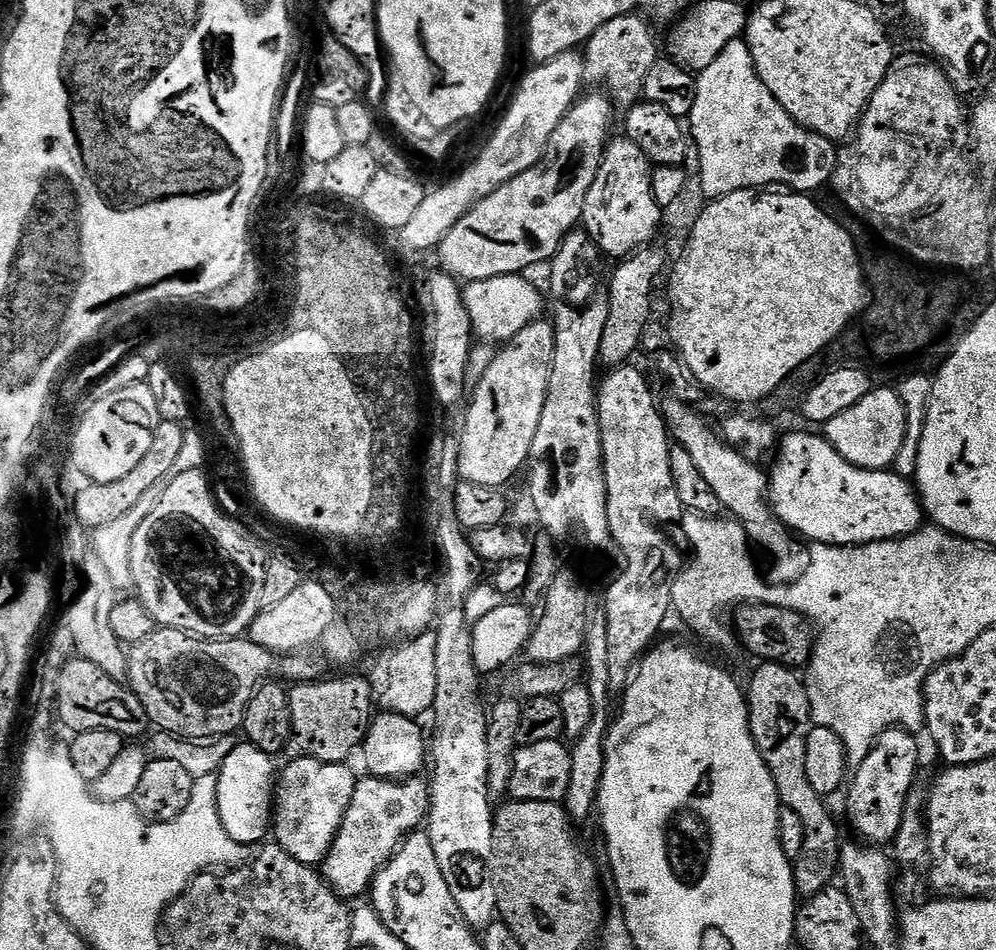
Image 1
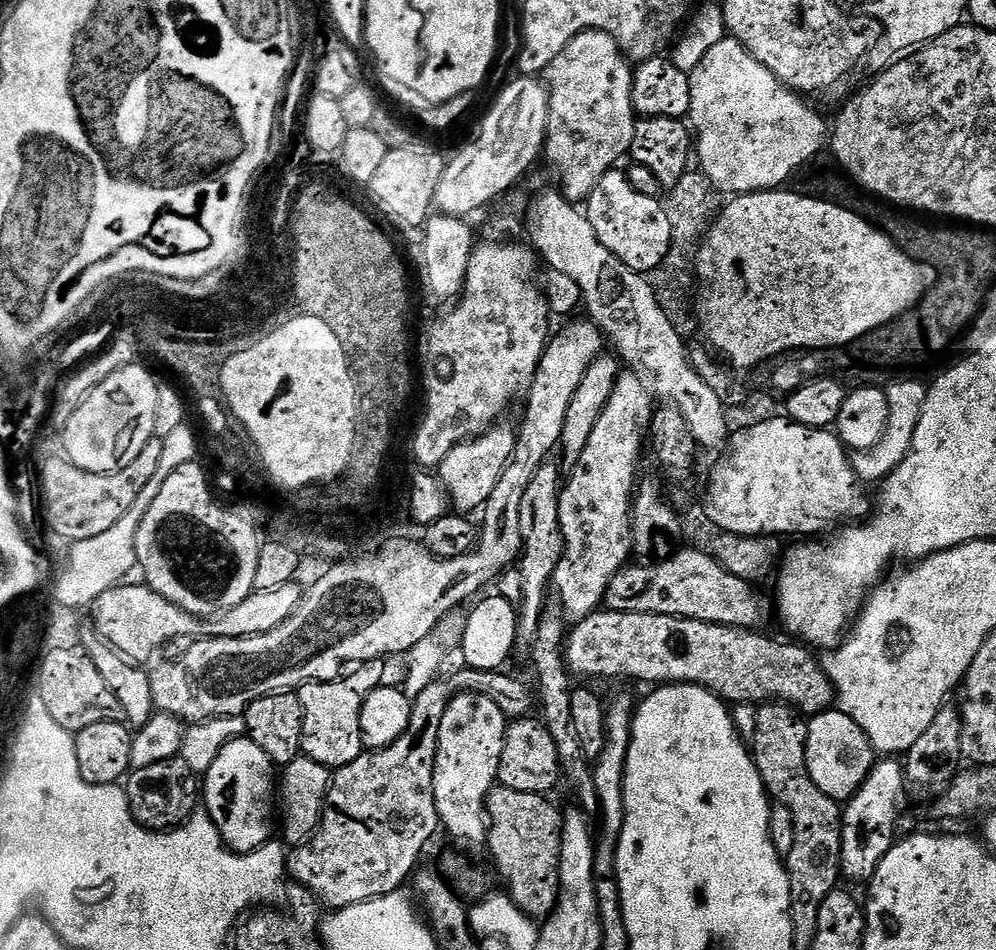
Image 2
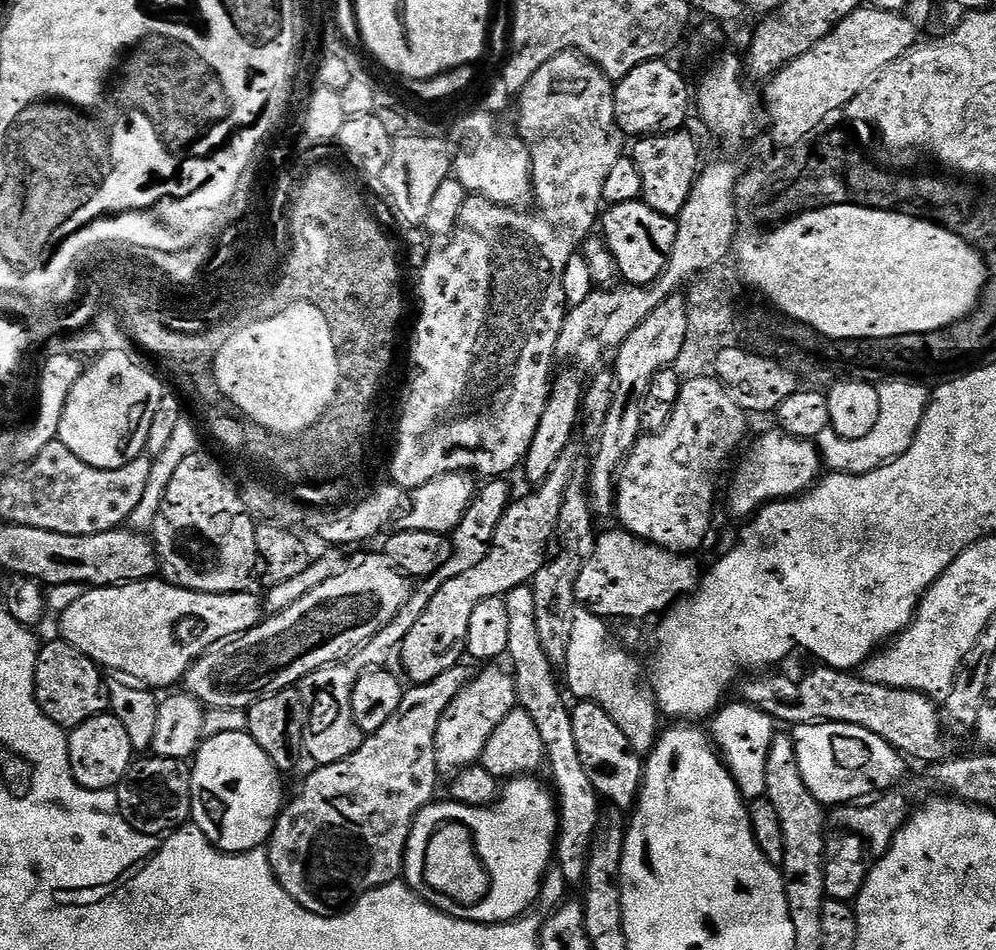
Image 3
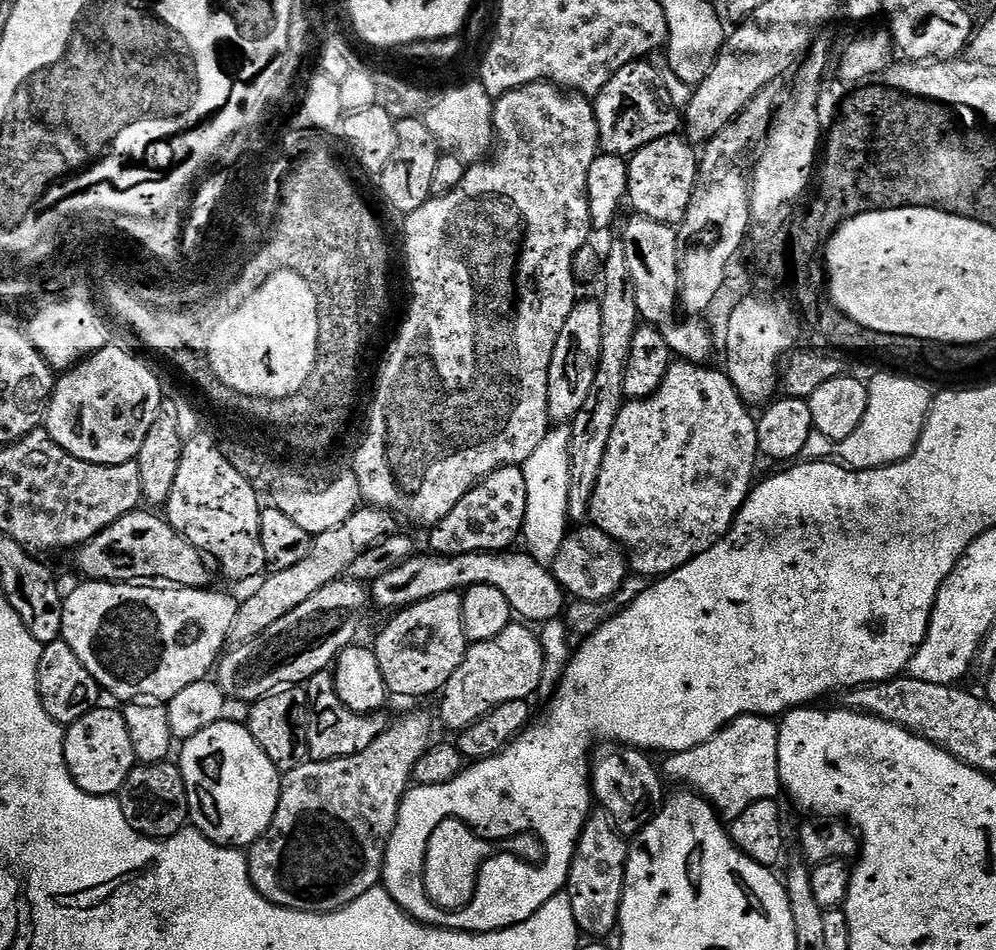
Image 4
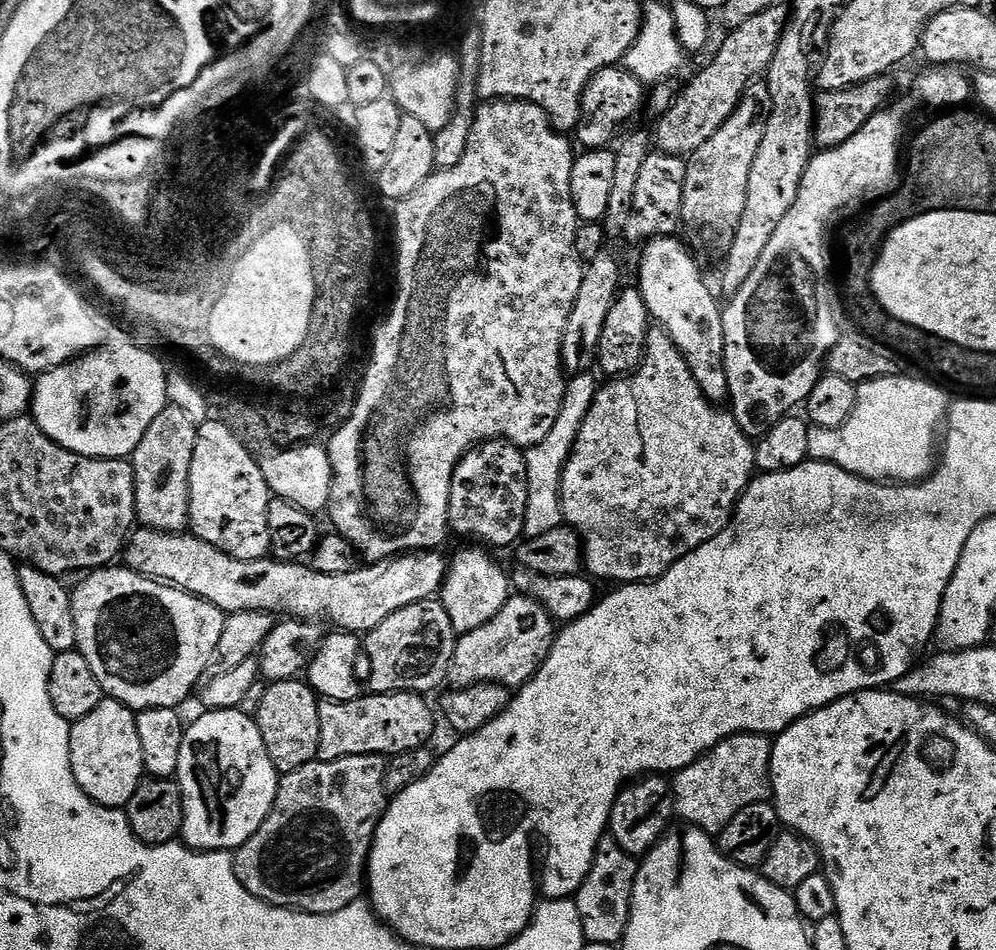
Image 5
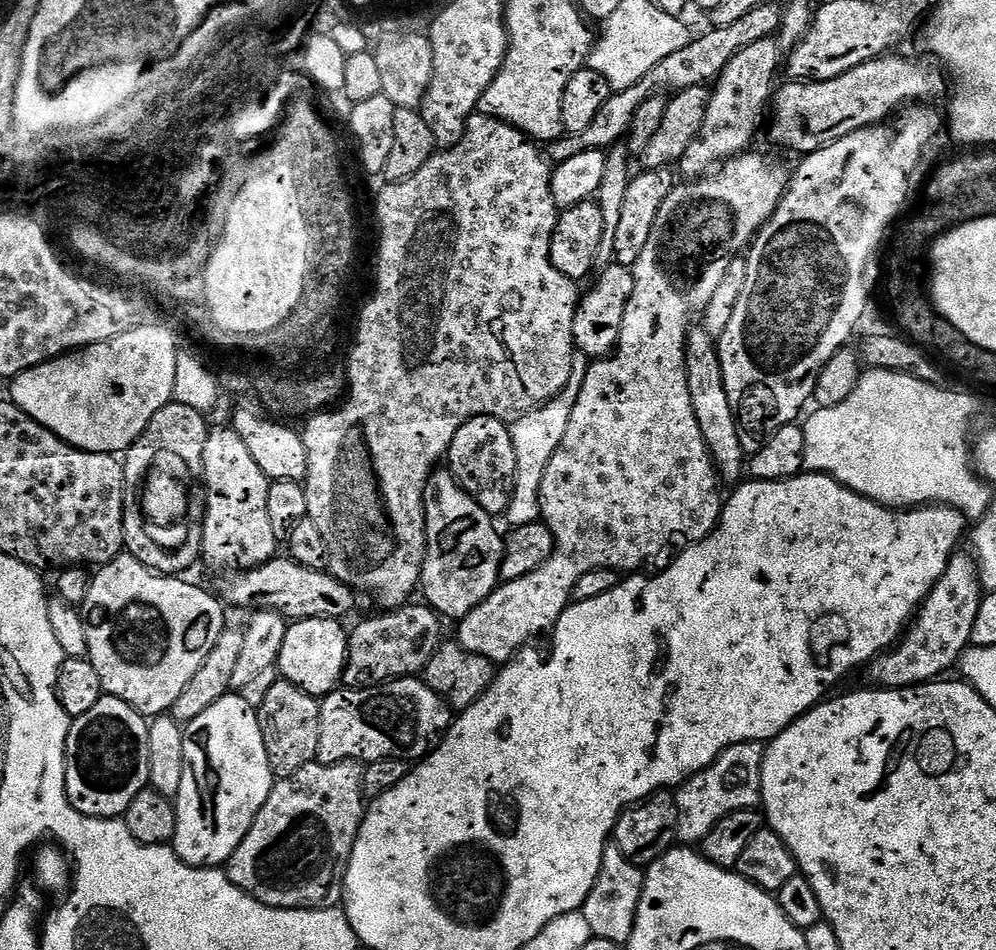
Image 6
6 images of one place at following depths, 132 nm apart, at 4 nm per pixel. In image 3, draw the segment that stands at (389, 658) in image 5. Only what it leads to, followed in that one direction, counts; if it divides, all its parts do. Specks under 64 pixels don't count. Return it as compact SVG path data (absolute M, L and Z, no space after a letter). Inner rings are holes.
M556 460L550 474L546 474L539 486L531 489L533 492L529 496L511 501L493 530L492 542L488 545L485 557L470 570L450 578L434 594L425 613L399 644L398 658L400 656L400 664L404 667L403 675L408 675L413 685L430 682L438 678L438 674L446 674L446 670L457 667L463 661L460 659L465 659L470 618L474 615L474 606L478 606L478 602L486 602L486 598L495 596L502 598L507 592L514 590L514 586L531 584L538 570L542 570L558 510L562 508L564 501L564 491L573 479L572 468L566 460Z

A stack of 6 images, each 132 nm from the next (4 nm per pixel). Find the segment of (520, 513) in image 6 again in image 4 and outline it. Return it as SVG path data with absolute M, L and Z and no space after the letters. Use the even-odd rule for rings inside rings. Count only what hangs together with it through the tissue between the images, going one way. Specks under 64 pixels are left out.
M556 426L548 431L546 438L542 438L538 450L526 458L522 465L526 480L526 514L522 531L522 543L529 556L533 556L540 564L551 565L556 557L558 546L567 538L570 531L568 507L570 506L570 438L572 429L568 426Z

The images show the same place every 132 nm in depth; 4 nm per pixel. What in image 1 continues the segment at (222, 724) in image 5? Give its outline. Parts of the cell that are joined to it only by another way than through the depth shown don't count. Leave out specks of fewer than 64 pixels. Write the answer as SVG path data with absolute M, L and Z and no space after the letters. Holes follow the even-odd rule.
M247 742L237 743L234 750L230 750L230 758L222 762L218 773L218 814L222 818L222 826L234 842L245 846L259 845L269 835L272 814L274 811L274 789L278 779L277 765L272 765L273 757L267 752L258 750Z

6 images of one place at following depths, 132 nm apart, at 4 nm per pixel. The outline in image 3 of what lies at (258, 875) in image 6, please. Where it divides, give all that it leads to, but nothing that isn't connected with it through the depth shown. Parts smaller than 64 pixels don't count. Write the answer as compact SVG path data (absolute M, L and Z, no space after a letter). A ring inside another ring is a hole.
M464 666L446 670L425 684L409 687L404 693L394 718L382 730L365 735L354 754L342 762L321 764L304 780L300 793L285 803L267 849L270 866L286 894L308 912L319 916L335 916L356 903L370 890L395 884L404 870L404 851L410 838L412 823L427 804L433 803L436 792L436 735L438 722L450 702L468 685L470 672Z

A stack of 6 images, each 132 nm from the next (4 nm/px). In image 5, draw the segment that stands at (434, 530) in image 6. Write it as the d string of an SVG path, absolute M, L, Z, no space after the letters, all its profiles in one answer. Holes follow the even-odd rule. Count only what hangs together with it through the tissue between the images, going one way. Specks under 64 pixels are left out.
M483 547L464 548L456 557L451 557L448 574L444 577L444 585L440 587L438 599L444 605L446 614L450 614L450 626L458 634L478 630L484 626L506 606L510 595L510 576L506 571L496 565L496 560L491 556L491 551ZM486 551L486 552L483 552Z

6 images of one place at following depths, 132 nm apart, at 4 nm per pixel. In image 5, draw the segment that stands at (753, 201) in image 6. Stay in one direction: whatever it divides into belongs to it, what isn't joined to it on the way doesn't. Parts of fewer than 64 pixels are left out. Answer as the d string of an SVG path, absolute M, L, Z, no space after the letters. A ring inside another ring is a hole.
M659 326L648 329L644 359L640 361L639 368L629 372L627 376L609 379L607 383L605 388L604 385L597 387L596 396L592 399L590 410L578 430L578 438L562 470L560 515L563 523L573 528L580 536L580 543L584 545L583 567L589 577L597 581L620 580L616 582L621 585L656 580L663 572L670 570L670 566L678 563L683 556L690 554L698 546L710 542L710 538L717 536L730 523L732 513L736 511L736 504L740 501L740 495L752 483L754 473L757 471L756 445L740 429L731 411L711 404L702 394L702 390L698 390L698 382L694 382L694 374L690 374L684 355L676 348L676 343L668 337L667 332ZM509 595L506 606L502 606L490 622L457 639L454 658L450 658L447 683L452 688L500 684L509 690L518 690L544 665L553 639L554 621L550 613L533 596Z

